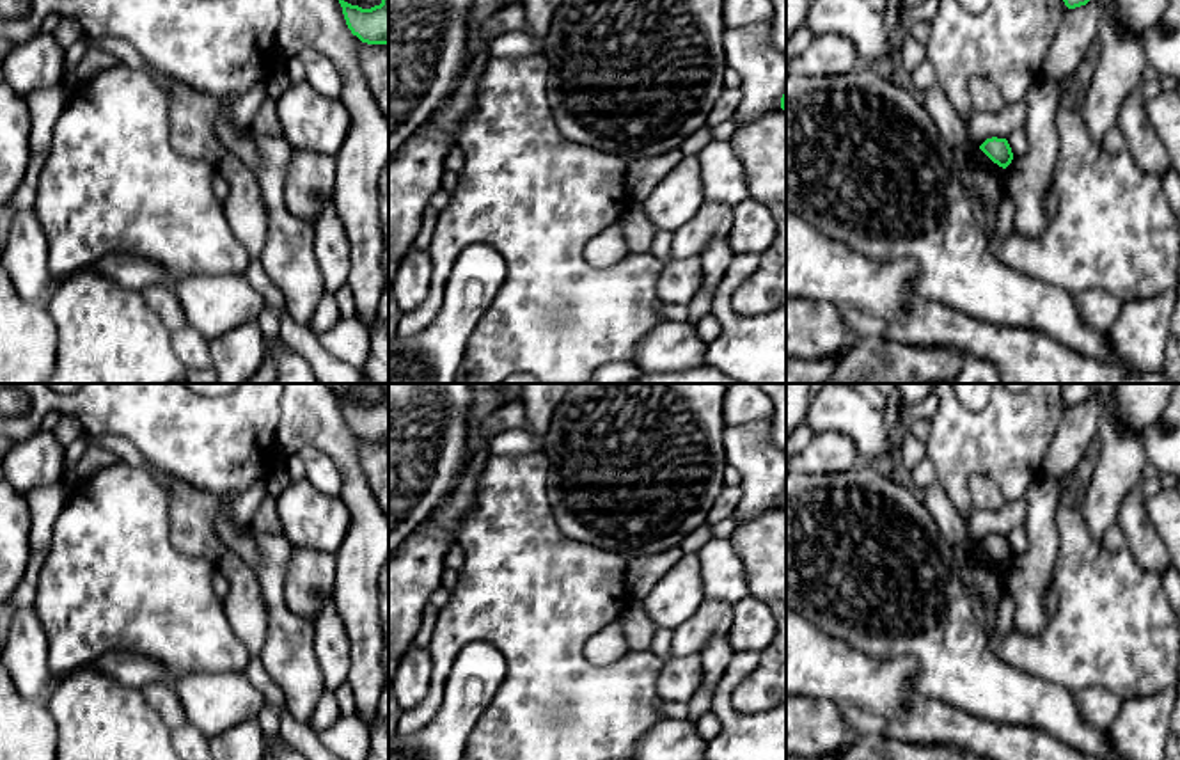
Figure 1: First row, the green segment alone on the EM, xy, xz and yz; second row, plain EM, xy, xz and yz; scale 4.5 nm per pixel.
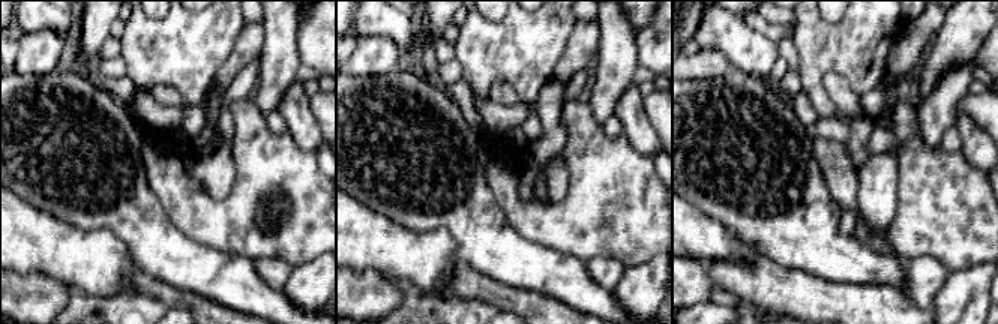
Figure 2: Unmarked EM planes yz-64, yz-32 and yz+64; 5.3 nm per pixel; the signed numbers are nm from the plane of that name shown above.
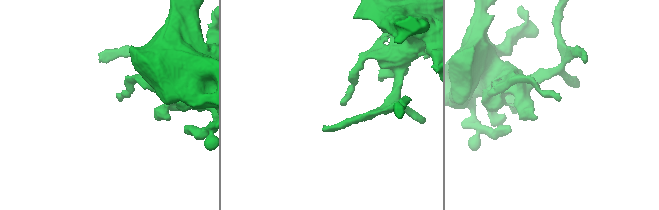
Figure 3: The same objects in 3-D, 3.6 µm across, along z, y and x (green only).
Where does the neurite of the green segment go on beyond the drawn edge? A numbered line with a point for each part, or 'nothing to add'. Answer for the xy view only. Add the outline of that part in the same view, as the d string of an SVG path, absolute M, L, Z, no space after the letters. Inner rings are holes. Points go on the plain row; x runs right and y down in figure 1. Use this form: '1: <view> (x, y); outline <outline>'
nothing to add

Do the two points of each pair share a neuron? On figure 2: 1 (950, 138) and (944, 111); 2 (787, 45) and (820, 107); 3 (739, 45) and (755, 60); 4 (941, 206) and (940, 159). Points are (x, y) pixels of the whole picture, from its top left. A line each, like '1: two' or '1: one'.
1: two
2: two
3: one
4: one

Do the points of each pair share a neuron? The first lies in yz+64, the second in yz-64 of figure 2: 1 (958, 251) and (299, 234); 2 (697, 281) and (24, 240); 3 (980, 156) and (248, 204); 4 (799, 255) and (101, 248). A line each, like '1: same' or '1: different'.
1: same
2: different
3: different
4: different

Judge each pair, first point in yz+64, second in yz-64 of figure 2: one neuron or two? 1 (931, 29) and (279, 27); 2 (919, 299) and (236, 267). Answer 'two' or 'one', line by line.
1: two
2: two

